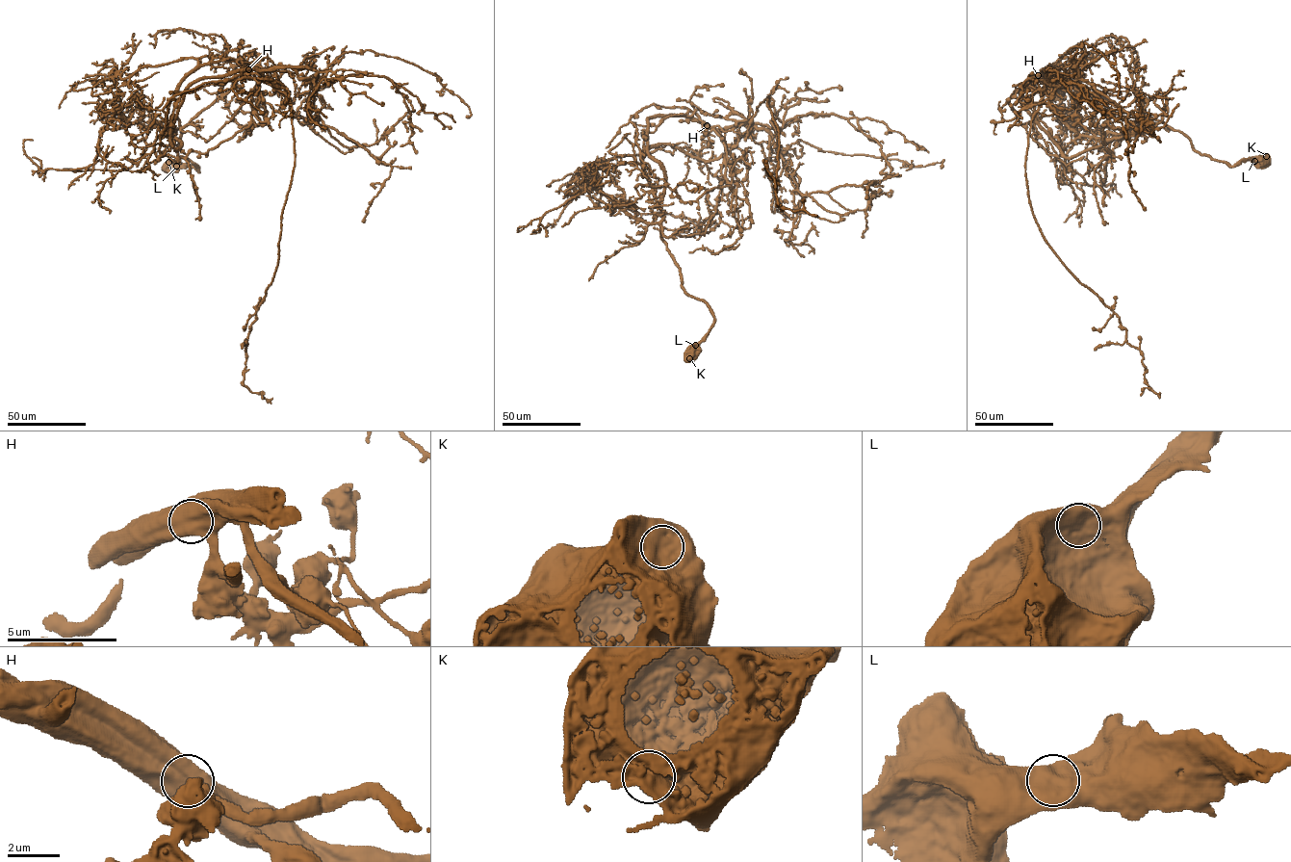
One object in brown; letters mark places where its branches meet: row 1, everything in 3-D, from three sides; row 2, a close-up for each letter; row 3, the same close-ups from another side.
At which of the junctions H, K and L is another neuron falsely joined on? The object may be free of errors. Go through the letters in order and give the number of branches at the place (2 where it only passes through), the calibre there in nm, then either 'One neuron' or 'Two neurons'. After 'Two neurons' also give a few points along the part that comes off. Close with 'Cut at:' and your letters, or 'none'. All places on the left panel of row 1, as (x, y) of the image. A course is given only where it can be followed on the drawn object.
H: Branches: 1. Thickness 1300 nm. Two neurons. Course of the part to remove: (248, 68), (308, 66), (315, 69), (315, 91), (324, 103), (313, 120), (348, 147), (376, 143), (374, 119)
K: Branches: 1. Thickness 1250 nm. One neuron
L: Branches: 1. Thickness 1100 nm. One neuron
Cut at: H

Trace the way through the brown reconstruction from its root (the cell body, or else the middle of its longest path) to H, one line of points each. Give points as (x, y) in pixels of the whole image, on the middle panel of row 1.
H: (691, 352), (714, 315), (685, 292), (661, 237), (665, 173), (648, 153), (647, 121), (684, 116), (707, 125)

